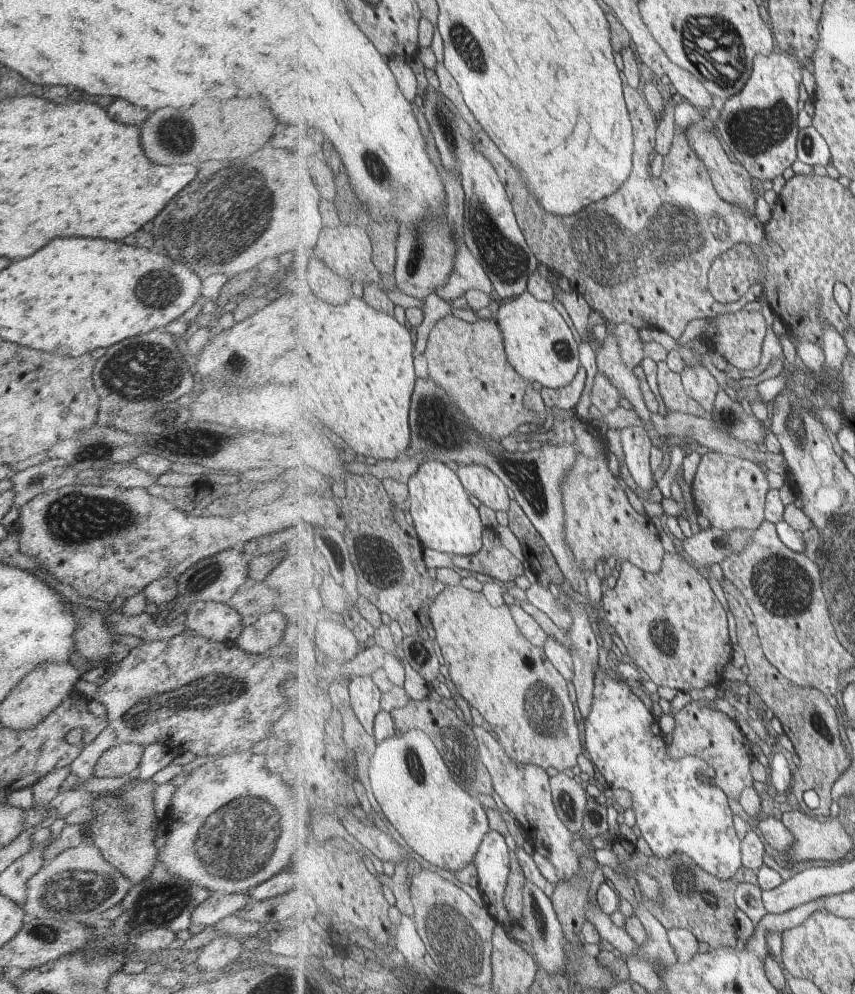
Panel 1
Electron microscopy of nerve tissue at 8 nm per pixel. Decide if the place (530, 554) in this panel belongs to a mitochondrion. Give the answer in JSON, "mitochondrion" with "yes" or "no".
{"mitochondrion":"no"}

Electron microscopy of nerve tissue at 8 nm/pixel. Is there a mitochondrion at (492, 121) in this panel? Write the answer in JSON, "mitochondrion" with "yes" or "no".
{"mitochondrion":"no"}

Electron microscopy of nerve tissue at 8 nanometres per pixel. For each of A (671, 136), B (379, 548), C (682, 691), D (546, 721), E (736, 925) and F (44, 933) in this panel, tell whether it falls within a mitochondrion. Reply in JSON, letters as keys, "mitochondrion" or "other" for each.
{"A":"other","B":"mitochondrion","C":"other","D":"mitochondrion","E":"other","F":"mitochondrion"}

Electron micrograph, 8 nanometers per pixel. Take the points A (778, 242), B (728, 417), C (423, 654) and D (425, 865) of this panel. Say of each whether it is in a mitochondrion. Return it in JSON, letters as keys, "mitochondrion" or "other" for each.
{"A":"other","B":"mitochondrion","C":"mitochondrion","D":"other"}

